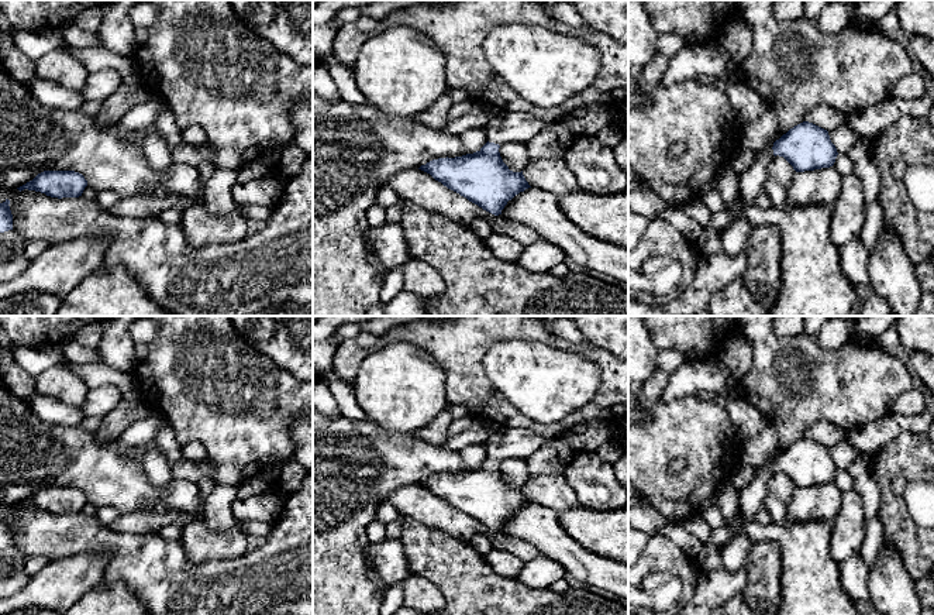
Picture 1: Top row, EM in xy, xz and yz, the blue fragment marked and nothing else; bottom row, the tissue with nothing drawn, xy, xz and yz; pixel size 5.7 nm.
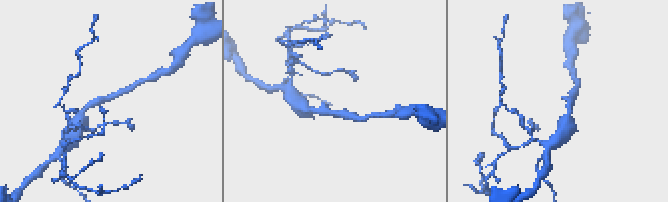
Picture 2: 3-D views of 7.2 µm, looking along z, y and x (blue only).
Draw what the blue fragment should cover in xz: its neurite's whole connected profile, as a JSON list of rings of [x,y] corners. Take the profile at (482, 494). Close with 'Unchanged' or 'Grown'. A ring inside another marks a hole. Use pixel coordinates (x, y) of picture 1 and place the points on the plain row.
[[[499,427],[489,437],[487,458],[479,467],[455,474],[432,475],[418,485],[483,526],[499,532],[509,516],[531,504],[523,487],[509,485],[499,464],[511,457],[525,460],[542,444],[542,440],[540,434],[527,429]]]. Grown

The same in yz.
[[[803,437],[773,458],[773,471],[783,473],[796,488],[830,484],[838,471],[828,447]]]. Unchanged

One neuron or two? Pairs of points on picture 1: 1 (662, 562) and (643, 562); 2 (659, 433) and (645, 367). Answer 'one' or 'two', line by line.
1: one
2: two

